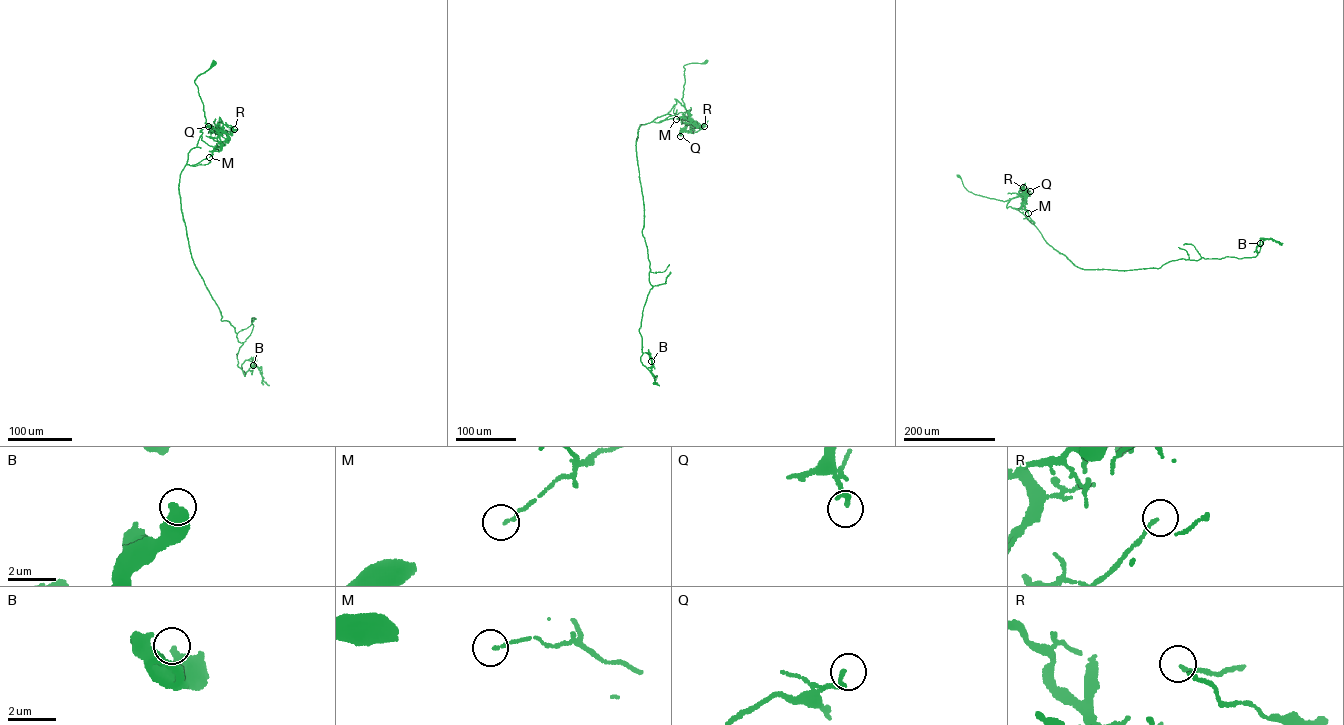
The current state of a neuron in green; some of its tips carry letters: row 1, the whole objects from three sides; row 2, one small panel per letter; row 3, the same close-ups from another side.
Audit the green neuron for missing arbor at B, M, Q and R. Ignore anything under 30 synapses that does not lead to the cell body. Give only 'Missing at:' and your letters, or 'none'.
Missing at: none

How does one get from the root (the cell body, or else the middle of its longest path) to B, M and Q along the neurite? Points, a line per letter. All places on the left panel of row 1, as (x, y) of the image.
B: (214, 64), (194, 81), (210, 126), (179, 194), (193, 262), (243, 343), (238, 366), (245, 376), (253, 365)
M: (214, 64), (194, 81), (203, 104), (205, 123), (219, 134), (221, 145), (209, 157)
Q: (214, 64), (194, 81), (203, 104), (205, 123), (217, 131), (208, 126)

